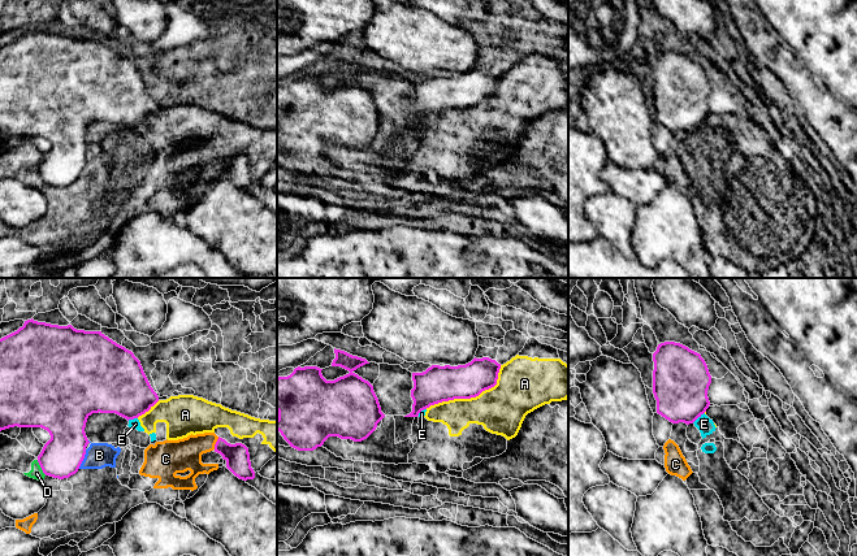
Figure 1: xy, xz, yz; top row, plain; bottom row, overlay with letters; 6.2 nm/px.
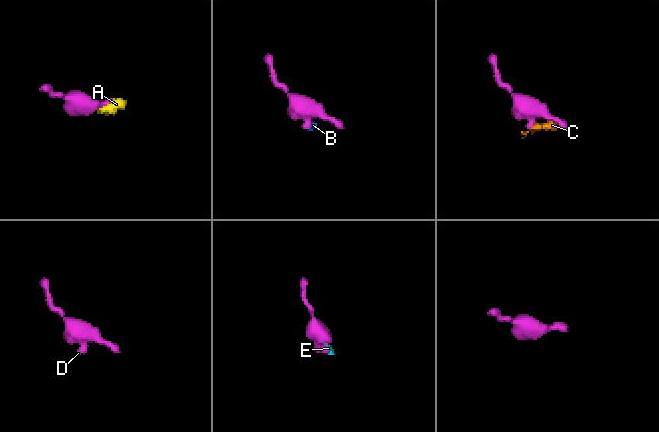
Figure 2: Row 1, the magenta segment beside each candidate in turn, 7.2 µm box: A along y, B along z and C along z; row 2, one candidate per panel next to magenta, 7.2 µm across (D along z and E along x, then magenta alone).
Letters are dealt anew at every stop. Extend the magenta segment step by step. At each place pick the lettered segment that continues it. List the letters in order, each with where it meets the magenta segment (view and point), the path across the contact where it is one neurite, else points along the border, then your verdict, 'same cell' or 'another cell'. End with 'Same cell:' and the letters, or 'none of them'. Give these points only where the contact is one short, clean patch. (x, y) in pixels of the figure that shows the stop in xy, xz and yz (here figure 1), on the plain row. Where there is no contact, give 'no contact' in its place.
A: contact xz (470, 107); another cell
B: contact xy (83, 166); border xy (86, 159), (78, 177); another cell
C: contact xy (216, 152); border xy (219, 146), (213, 157); another cell
D: contact xy (40, 176); border xy (37, 169), (46, 183); another cell
E: contact yz (697, 126); border yz (704, 121), (692, 131); another cell
Same cell: none of them

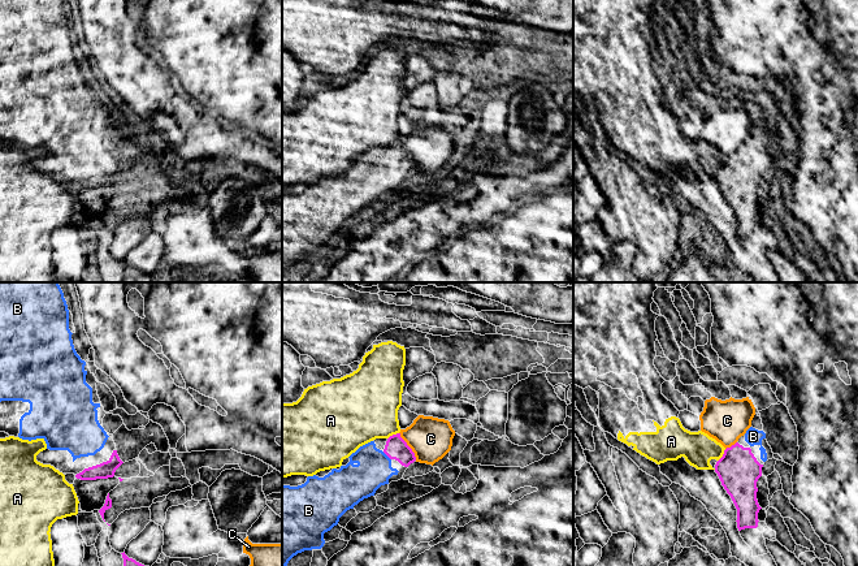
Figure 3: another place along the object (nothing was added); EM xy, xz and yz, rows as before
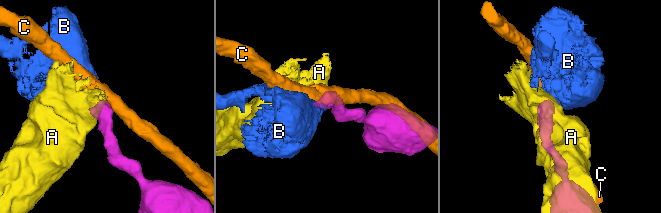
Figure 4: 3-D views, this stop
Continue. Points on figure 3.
A: contact yz (723, 164); border yz (726, 158), (718, 169); another cell
B: contact xz (386, 163); way xz (395, 156), (386, 163), (356, 190); same cell
C: contact xz (408, 155); border xz (399, 141), (399, 145), (416, 168); another cell
Same cell: B

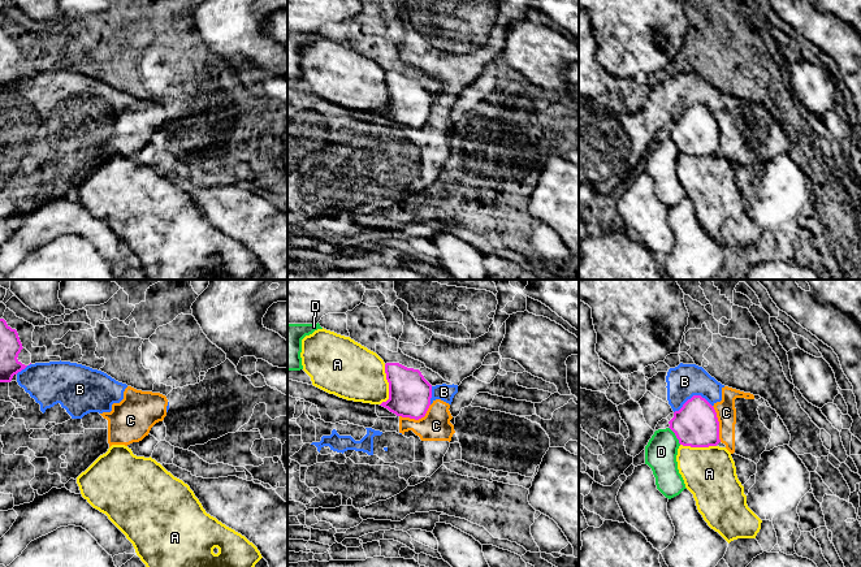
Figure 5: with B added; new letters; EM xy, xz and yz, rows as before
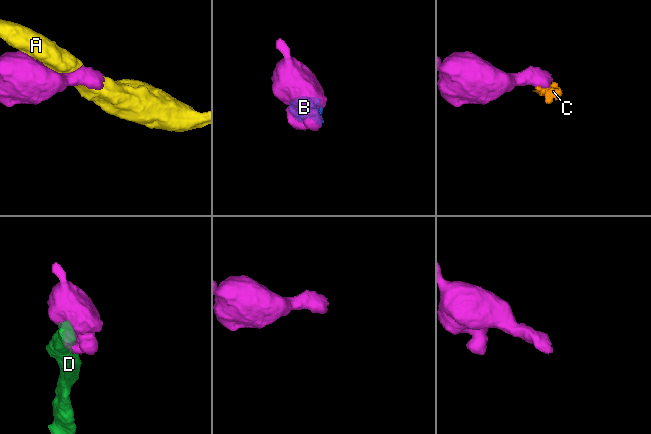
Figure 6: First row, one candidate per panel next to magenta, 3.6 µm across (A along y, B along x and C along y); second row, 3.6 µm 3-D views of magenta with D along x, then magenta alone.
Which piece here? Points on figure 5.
A: contact xz (389, 94); another cell
B: contact yz (693, 104); another cell
C: contact xz (416, 128); border xz (431, 113), (427, 121), (418, 128), (399, 125); another cell
D: contact yz (675, 143); another cell
Same cell: none of them

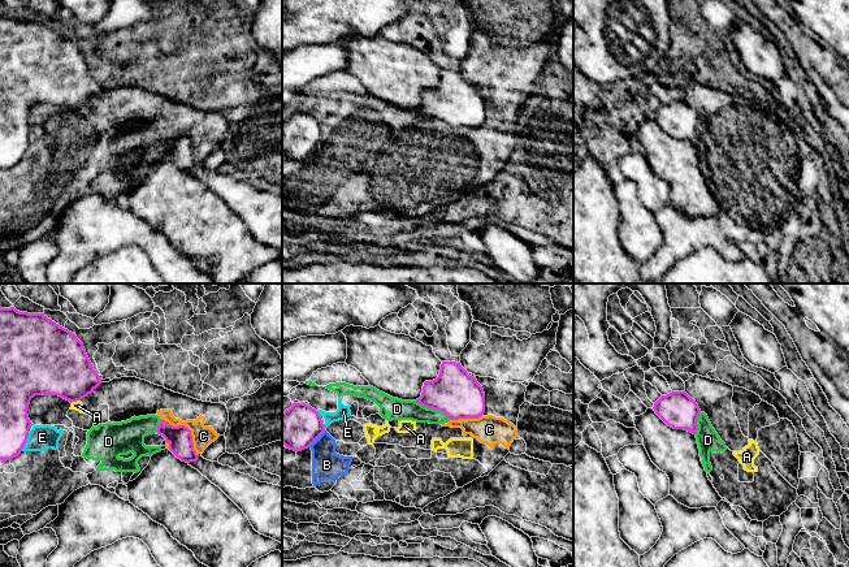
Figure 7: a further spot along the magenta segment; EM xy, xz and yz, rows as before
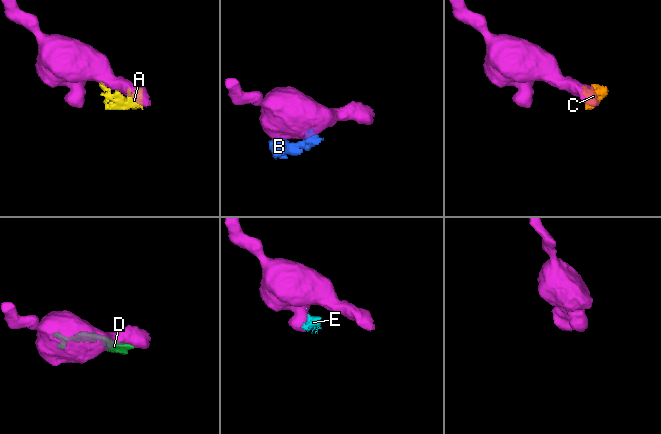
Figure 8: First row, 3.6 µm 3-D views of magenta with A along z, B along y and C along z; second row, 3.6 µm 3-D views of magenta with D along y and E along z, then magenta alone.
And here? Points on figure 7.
A: contact xy (74, 109); border xy (79, 108), (70, 111); another cell
B: contact xz (316, 147); border xz (325, 139), (308, 155); another cell
C: contact xy (187, 137); border xy (161, 126), (173, 134), (185, 134), (198, 163); another cell
D: contact xz (433, 117); border xz (415, 109), (427, 116), (441, 118), (450, 128); another cell
E: contact xy (26, 148); border xy (29, 141), (21, 159); another cell
Same cell: none of them

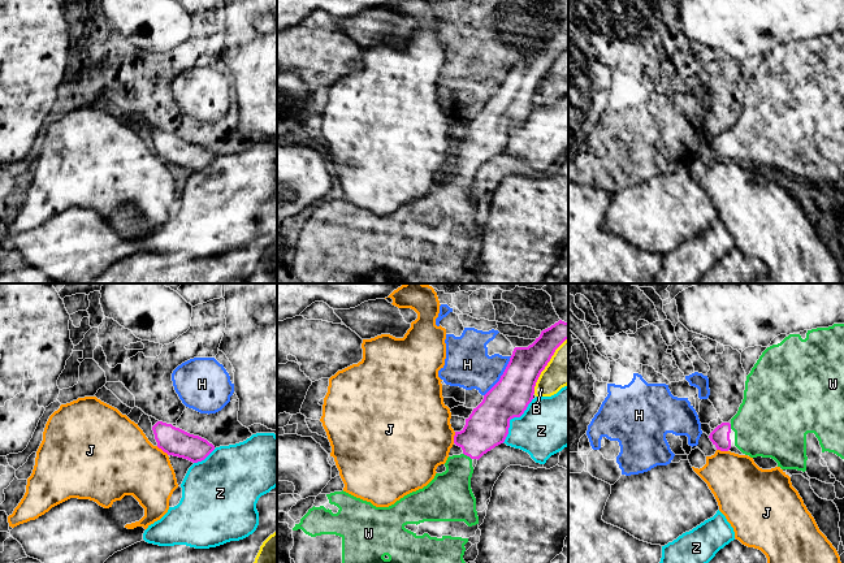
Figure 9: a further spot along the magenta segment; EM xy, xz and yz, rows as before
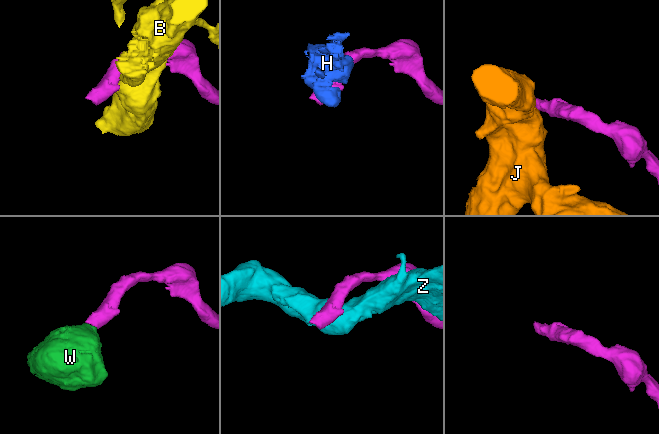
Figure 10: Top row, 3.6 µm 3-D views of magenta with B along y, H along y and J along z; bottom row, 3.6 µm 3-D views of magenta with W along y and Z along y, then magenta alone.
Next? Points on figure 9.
B: contact xz (546, 73); another cell
H: contact xz (501, 85); another cell
J: contact xy (163, 159); another cell
W: contact xz (467, 164); way xz (488, 134), (467, 164), (459, 176), (450, 200); same cell
Z: contact xz (513, 126); another cell
Same cell: W

